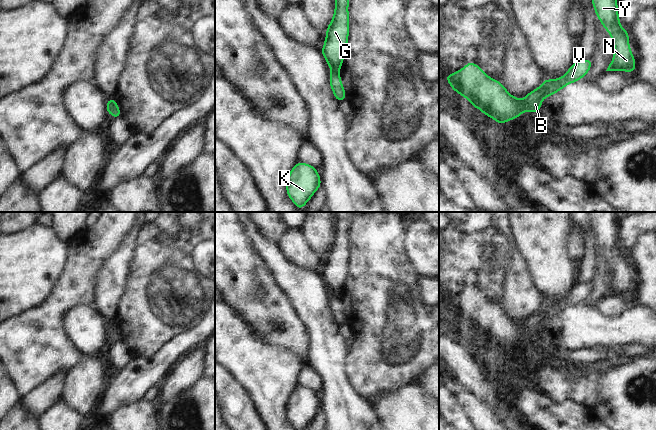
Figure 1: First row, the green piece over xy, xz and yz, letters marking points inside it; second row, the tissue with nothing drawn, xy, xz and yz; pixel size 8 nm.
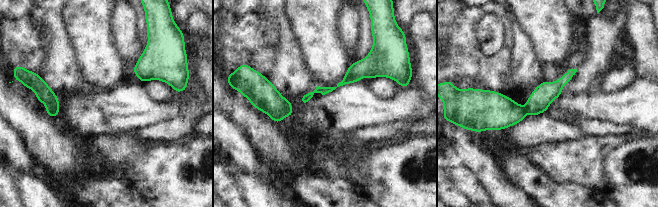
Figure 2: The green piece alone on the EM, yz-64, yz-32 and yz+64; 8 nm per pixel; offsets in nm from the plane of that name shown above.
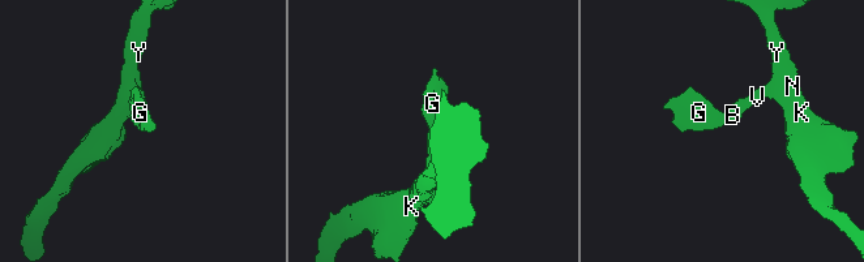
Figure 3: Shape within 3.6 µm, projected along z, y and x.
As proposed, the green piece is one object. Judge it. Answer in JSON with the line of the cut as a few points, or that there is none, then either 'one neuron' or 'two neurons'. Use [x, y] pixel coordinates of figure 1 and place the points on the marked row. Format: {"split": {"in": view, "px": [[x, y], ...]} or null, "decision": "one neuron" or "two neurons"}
{"split": {"in": "yz", "px": [[522, 99], [526, 108]]}, "decision": "two neurons"}

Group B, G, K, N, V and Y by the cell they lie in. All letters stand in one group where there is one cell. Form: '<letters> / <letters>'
B K N V Y / G

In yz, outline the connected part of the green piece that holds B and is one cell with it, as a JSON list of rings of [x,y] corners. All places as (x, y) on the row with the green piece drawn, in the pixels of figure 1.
[[[588,58],[582,61],[575,61],[571,65],[568,71],[558,79],[544,79],[542,84],[530,91],[524,98],[527,111],[531,113],[538,112],[542,107],[542,100],[547,98],[560,90],[565,86],[580,81],[591,69],[592,58]]]

